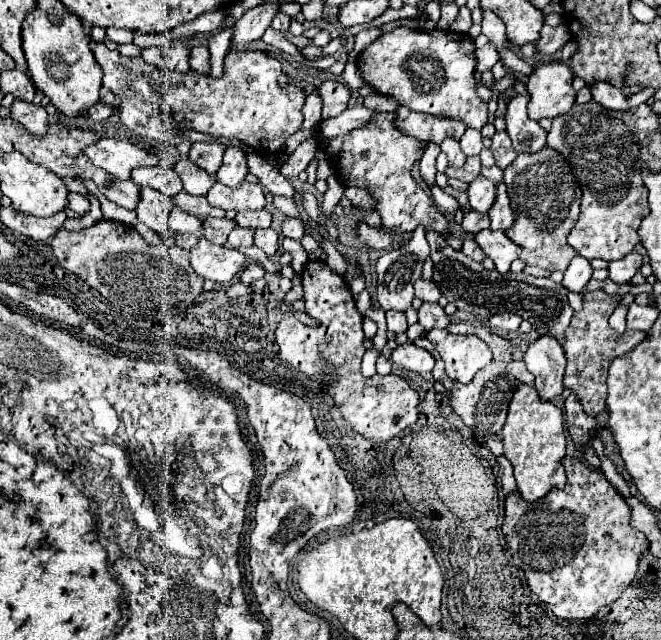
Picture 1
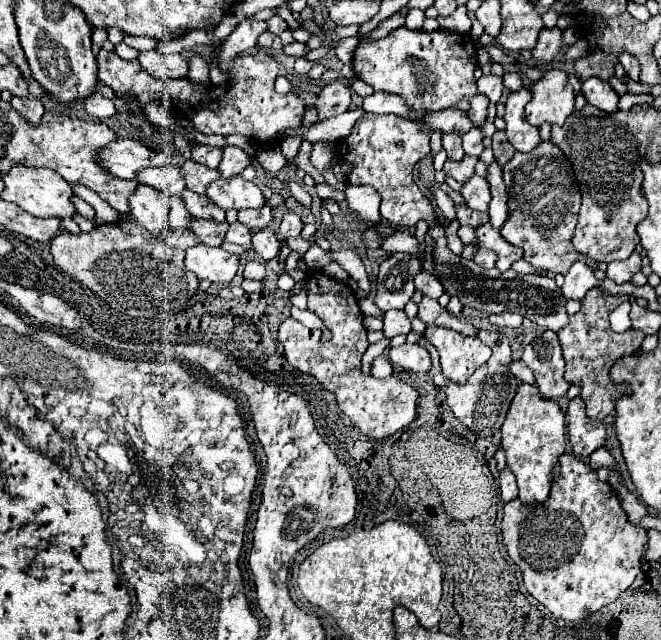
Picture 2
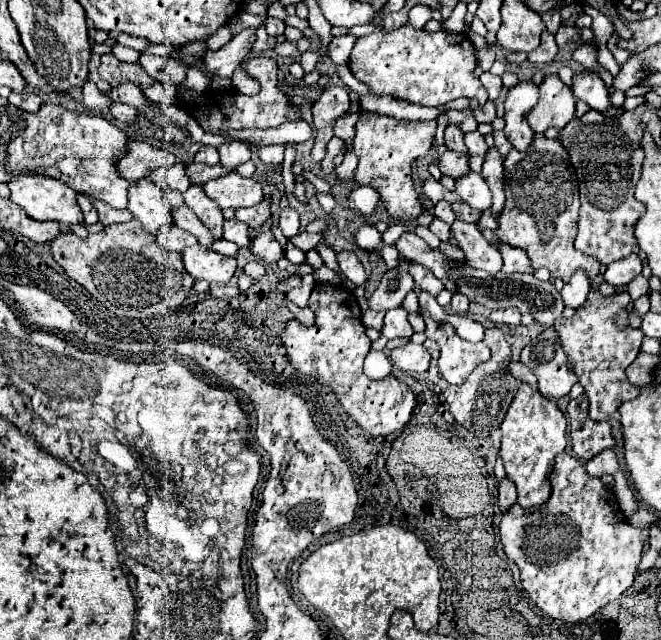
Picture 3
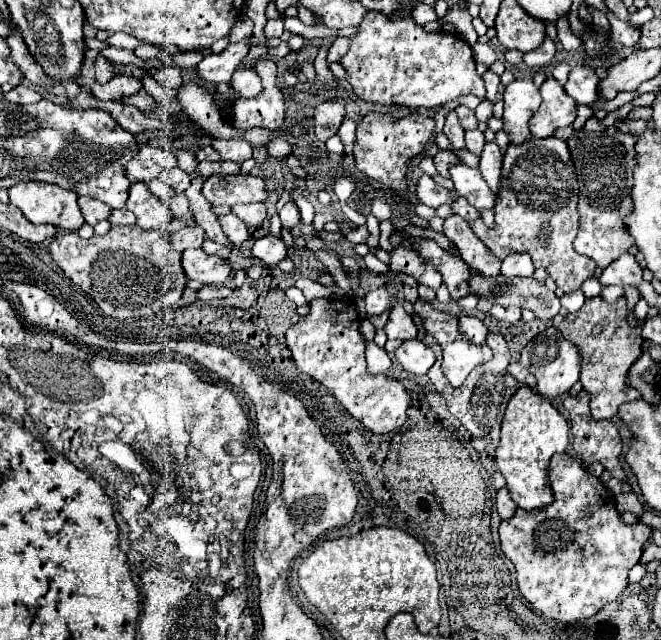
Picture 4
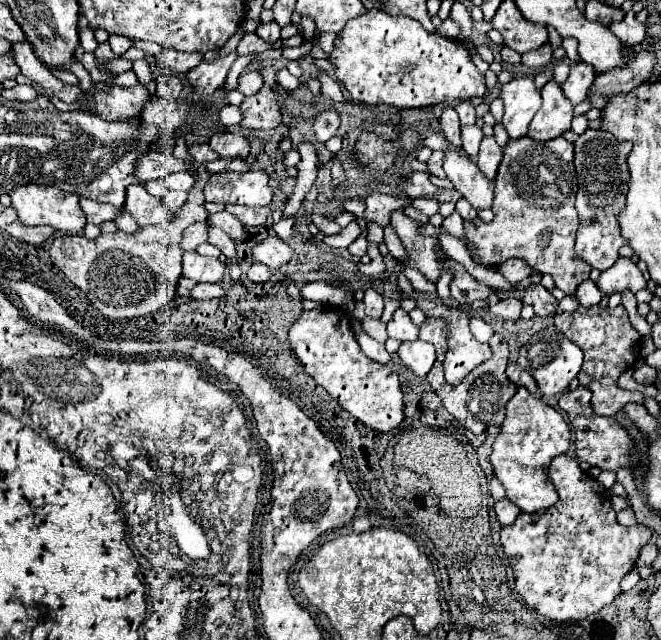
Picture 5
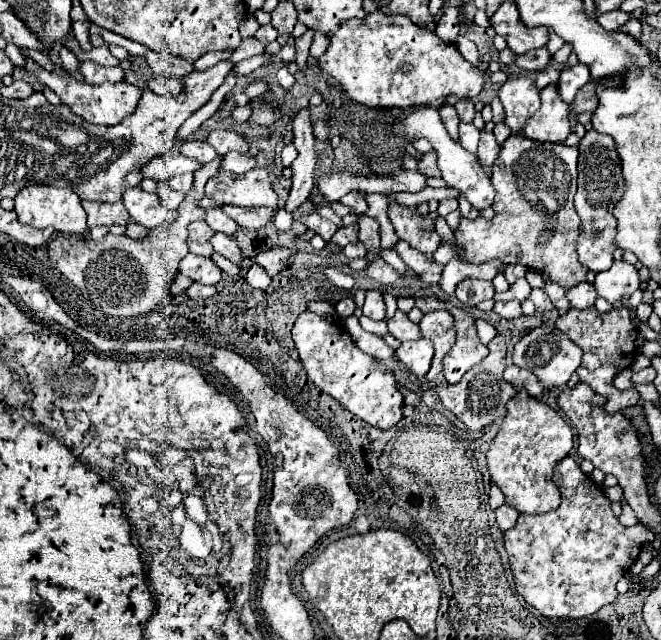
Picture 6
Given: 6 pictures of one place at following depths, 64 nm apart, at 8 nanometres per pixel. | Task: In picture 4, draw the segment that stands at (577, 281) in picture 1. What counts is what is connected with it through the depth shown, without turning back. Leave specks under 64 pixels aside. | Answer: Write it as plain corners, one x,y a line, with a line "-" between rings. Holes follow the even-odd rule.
576,290
576,292
572,292
572,294
564,294
564,296
562,296
562,308
568,310
568,312
576,312
576,310
582,308
584,300
586,300
586,298
584,298
582,290

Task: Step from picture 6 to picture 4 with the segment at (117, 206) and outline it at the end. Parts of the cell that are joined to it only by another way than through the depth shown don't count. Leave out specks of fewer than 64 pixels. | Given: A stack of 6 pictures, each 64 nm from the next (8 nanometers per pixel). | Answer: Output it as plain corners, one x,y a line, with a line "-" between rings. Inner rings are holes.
80,196
78,204
80,204
80,210
86,216
86,222
90,226
96,226
100,220
106,220
110,216
110,212
112,212
112,208
108,204
98,202
94,198
86,198
86,196

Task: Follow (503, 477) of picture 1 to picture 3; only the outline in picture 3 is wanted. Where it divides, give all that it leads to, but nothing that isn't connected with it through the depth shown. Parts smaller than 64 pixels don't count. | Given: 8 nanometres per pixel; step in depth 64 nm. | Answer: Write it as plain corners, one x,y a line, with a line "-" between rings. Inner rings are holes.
504,478
498,484
498,506
502,512
506,512
506,510
510,510
512,504
516,504
516,488
508,478

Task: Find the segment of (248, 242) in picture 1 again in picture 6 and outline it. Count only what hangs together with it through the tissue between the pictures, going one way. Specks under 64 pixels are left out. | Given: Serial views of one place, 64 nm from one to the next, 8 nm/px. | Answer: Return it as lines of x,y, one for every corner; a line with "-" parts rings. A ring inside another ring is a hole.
208,208
206,210
206,224
214,232
222,232
226,236
234,236
238,230
238,224
230,216
226,216
220,208

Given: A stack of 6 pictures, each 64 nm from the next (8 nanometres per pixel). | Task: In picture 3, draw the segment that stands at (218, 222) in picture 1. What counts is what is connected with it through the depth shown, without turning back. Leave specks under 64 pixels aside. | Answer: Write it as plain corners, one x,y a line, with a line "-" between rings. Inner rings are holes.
186,204
182,208
178,208
178,210
174,210
174,224
178,228
188,230
190,234
194,234
198,238
198,242
204,244
204,246
210,246
214,242
210,230
196,218
196,214

